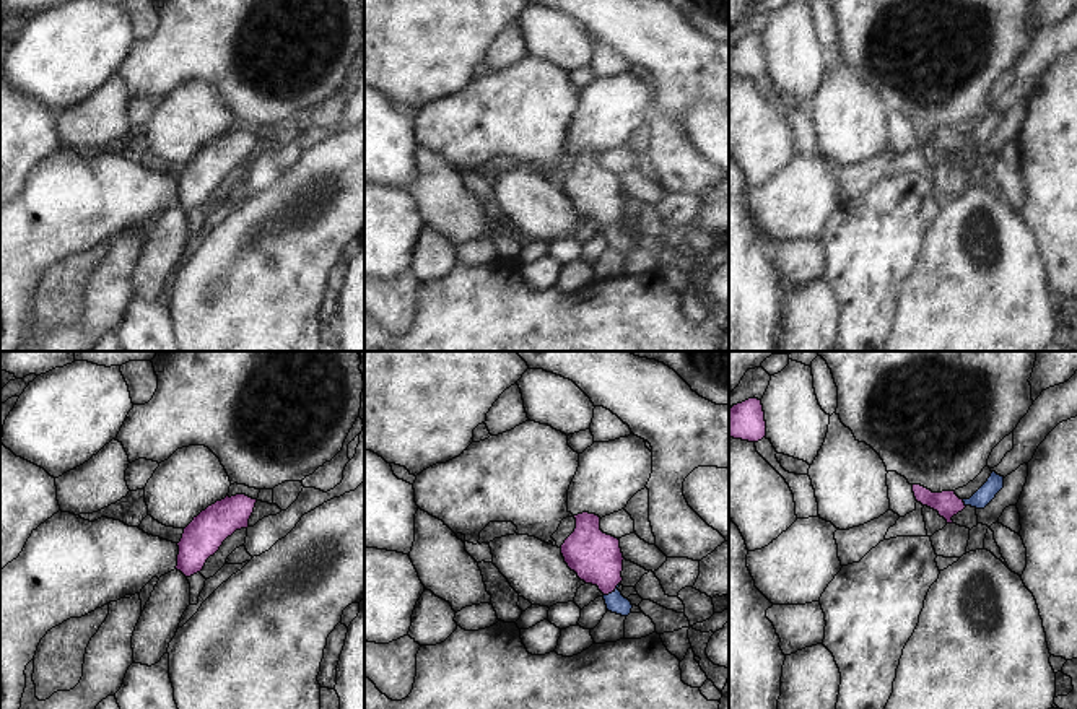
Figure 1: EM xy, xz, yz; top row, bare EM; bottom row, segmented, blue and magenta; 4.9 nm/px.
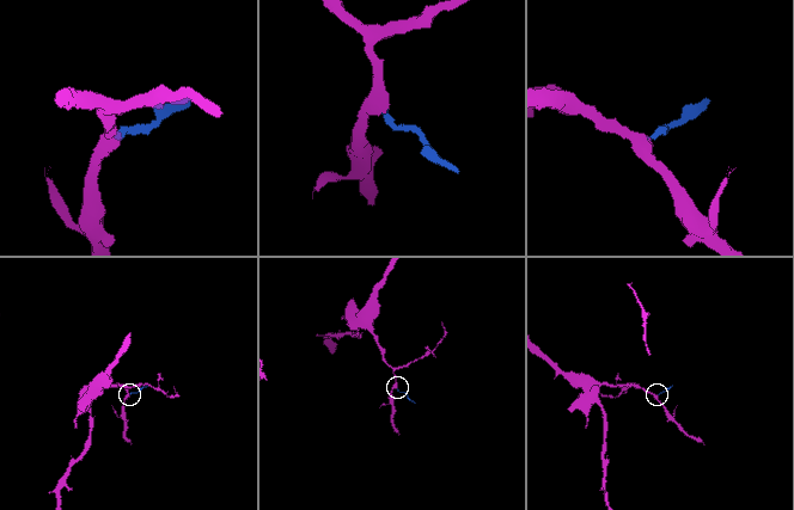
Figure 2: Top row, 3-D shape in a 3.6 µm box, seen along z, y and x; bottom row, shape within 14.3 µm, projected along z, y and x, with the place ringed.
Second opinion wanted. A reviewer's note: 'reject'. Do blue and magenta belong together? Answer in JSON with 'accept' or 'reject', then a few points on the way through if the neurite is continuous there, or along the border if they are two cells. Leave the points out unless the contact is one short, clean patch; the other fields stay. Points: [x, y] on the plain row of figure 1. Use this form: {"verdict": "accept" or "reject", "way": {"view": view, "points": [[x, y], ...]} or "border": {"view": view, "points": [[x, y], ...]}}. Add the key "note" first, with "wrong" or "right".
{"note": "wrong", "verdict": "accept", "way": {"view": "xz", "points": [[615, 238], [612, 228], [607, 210], [596, 192]]}}

